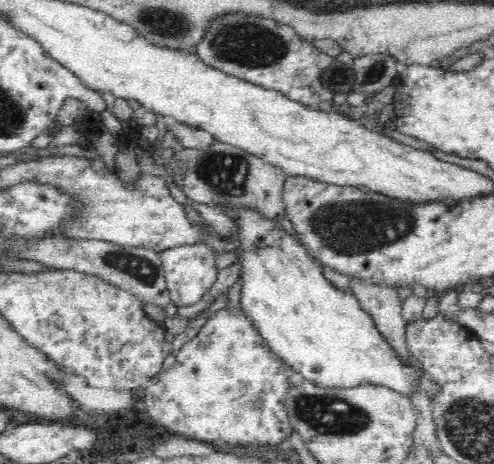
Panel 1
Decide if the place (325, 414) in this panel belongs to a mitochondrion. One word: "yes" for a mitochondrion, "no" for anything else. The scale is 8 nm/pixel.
yes

